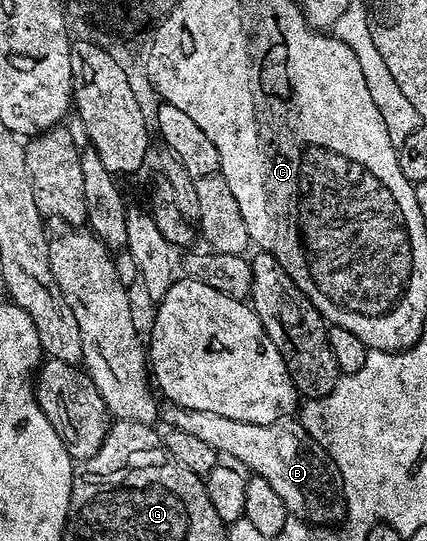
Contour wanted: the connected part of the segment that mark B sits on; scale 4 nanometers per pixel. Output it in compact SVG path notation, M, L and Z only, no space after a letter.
M167 405L162 408L161 419L162 422L177 425L177 429L185 429L185 433L193 433L193 437L201 437L201 441L213 445L215 451L224 456L232 455L236 459L232 460L246 468L251 475L259 475L265 481L269 481L269 485L273 485L273 489L276 490L277 497L285 501L288 512L294 518L312 525L335 525L344 518L345 484L339 466L331 458L330 450L320 440L314 439L303 428L298 418L288 417L273 421L269 425L253 425L249 421L233 421L233 417L221 417L221 413L201 413L193 409Z

